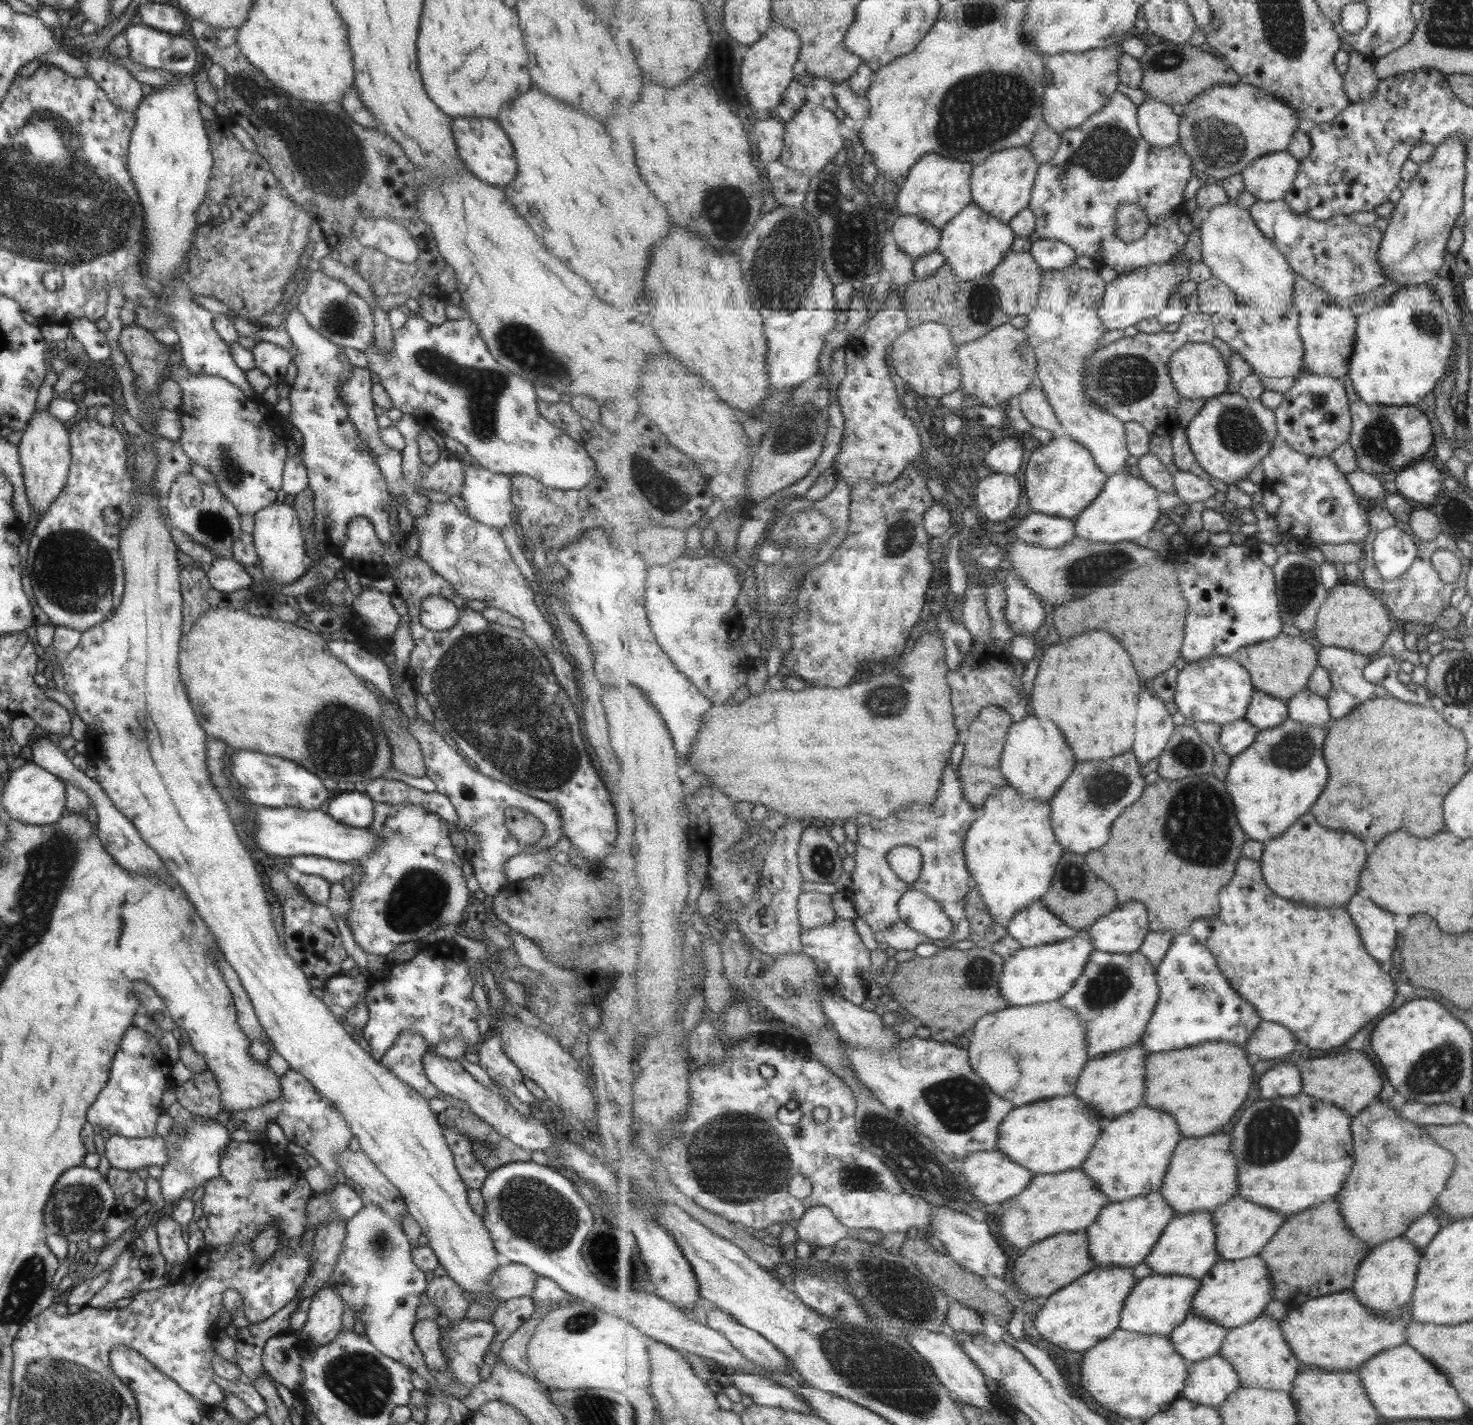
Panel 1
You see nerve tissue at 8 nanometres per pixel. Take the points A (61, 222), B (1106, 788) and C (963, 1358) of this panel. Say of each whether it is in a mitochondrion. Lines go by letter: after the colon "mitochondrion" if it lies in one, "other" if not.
A: mitochondrion
B: mitochondrion
C: other

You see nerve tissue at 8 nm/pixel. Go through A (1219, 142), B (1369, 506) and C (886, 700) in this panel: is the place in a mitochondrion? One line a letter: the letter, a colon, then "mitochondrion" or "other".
A: mitochondrion
B: other
C: mitochondrion

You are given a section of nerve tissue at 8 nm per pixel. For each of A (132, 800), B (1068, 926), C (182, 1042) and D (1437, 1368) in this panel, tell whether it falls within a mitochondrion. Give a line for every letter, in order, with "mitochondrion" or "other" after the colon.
A: other
B: other
C: other
D: other

